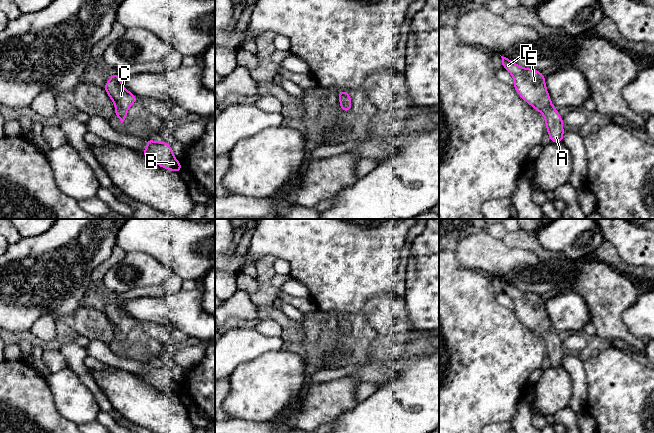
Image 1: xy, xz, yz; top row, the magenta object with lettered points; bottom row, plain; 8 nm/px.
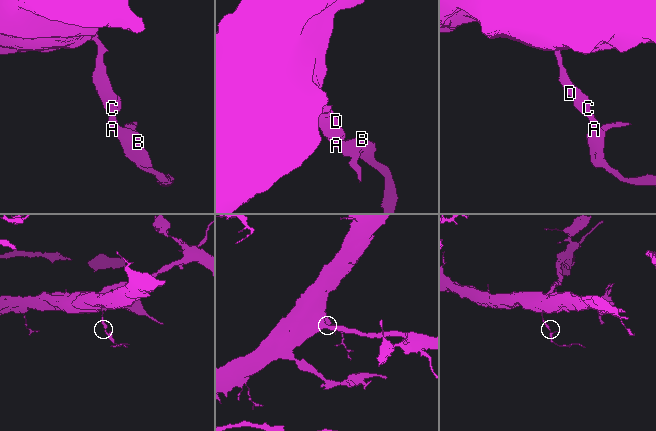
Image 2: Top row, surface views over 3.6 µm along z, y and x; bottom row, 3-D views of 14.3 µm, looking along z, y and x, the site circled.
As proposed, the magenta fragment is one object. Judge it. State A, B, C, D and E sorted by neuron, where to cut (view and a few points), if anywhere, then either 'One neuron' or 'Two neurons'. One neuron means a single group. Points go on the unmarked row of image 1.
Groups: A B C D E. No split. One neuron

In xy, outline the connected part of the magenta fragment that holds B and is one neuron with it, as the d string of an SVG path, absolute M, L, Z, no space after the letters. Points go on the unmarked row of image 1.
M146 362L147 373L141 378L162 392L179 397L181 387L174 381L172 371L167 366L152 365Z

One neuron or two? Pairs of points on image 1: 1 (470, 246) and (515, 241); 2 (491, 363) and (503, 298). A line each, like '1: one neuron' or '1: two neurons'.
1: two neurons
2: two neurons

